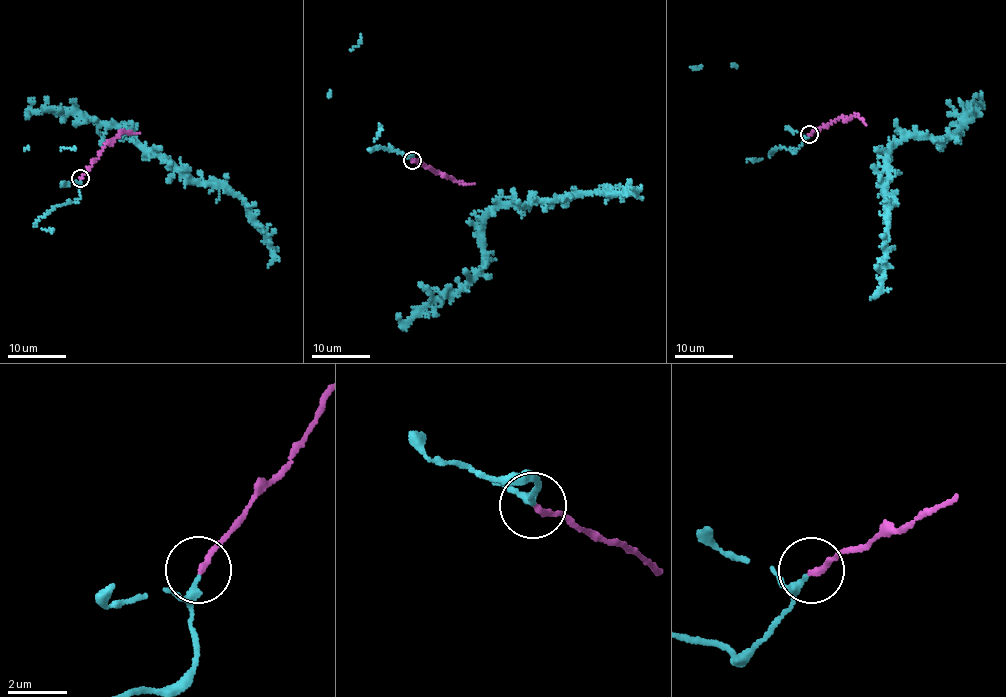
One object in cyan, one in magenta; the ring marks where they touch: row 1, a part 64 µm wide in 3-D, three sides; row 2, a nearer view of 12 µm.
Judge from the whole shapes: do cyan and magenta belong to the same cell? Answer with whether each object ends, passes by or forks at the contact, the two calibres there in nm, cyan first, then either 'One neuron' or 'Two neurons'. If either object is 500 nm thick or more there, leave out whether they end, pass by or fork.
At the ring cyan passes by. At the ring magenta ends. Thickness 190 nm (cyan) against 200 nm. One neuron

